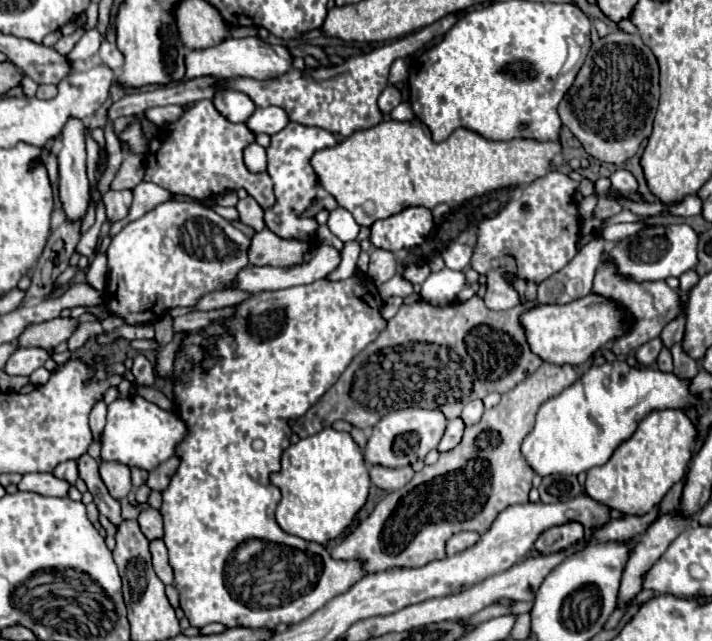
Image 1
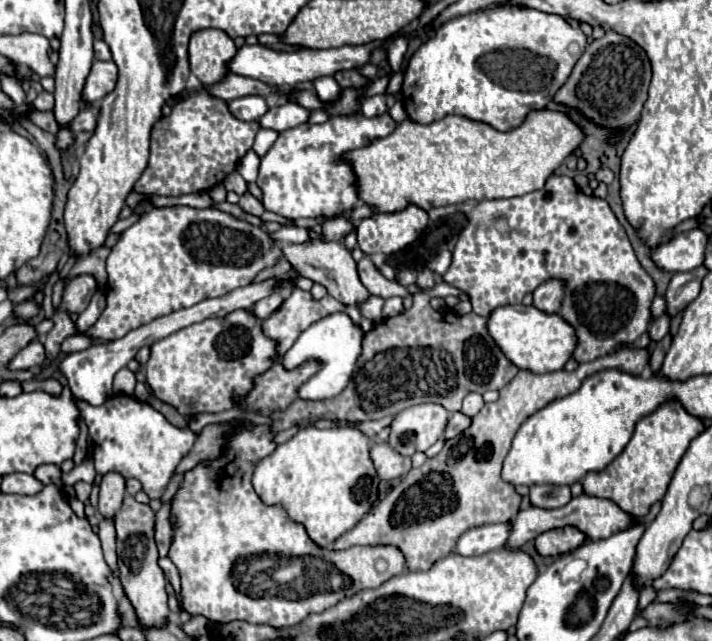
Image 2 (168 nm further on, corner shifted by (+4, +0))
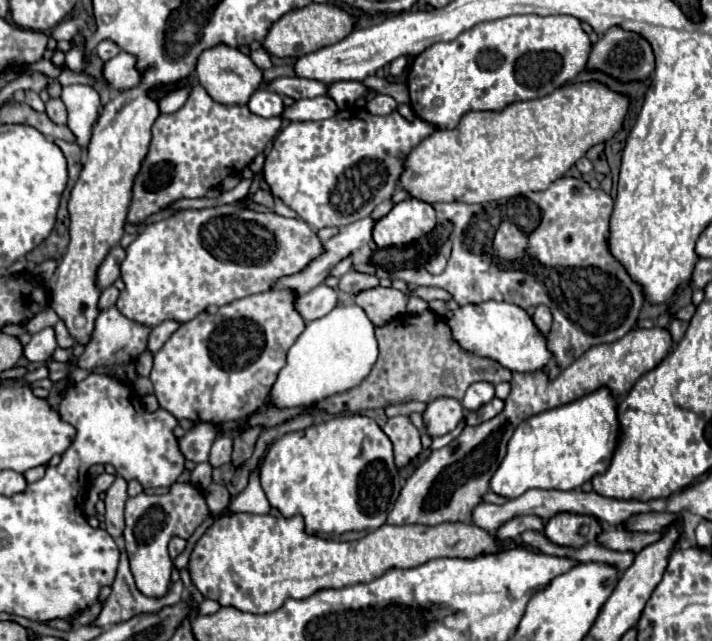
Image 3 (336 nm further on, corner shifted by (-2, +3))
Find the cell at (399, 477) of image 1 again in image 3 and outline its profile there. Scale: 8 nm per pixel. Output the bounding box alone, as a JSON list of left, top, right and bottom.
[384,416,422,468]

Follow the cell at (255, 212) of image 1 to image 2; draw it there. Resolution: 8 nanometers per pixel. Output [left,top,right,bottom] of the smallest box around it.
[238,193,264,217]

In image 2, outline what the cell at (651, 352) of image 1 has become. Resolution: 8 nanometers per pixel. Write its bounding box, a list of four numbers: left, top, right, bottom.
[650,313,670,341]

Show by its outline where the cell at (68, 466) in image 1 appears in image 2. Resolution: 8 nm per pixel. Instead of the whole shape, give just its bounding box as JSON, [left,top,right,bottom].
[34,465,62,485]

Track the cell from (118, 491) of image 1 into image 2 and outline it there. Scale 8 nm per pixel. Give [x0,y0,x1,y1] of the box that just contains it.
[98,473,126,519]

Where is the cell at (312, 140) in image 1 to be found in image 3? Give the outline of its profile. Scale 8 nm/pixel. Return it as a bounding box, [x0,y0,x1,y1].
[264,108,432,230]

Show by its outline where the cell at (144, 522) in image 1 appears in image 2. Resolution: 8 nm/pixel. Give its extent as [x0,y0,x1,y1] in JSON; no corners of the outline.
[156,505,174,557]

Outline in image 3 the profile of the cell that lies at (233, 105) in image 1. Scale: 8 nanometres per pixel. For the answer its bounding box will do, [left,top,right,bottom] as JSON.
[248,90,284,118]

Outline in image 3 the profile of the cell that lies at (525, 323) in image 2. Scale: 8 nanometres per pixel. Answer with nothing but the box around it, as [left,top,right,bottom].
[448,302,552,372]

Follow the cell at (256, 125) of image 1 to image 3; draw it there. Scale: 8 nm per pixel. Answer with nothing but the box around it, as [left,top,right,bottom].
[282,96,336,122]

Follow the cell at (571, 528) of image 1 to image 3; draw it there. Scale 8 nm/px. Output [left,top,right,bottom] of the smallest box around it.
[544,512,602,548]

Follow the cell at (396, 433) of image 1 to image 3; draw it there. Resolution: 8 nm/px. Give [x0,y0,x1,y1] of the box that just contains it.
[422,398,464,438]

